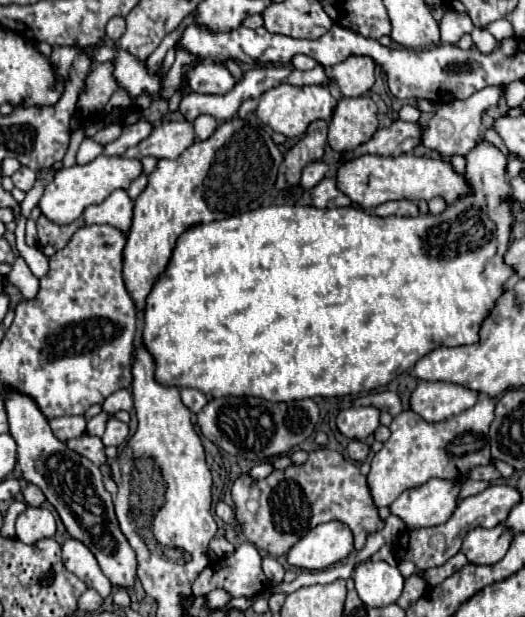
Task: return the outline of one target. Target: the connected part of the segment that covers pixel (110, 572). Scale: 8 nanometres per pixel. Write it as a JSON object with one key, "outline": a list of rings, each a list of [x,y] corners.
{"outline":[[[15,389],[3,391],[1,397],[9,419],[9,433],[17,441],[17,465],[23,479],[43,491],[47,501],[57,509],[69,535],[81,541],[95,555],[99,567],[113,585],[133,587],[137,569],[135,551],[119,529],[113,511],[113,499],[103,487],[99,467],[87,457],[71,451],[53,435],[47,417],[41,413],[33,397]]]}

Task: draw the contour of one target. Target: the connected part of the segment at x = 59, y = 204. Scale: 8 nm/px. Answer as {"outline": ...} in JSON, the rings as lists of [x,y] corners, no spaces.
{"outline":[[[97,157],[85,165],[73,165],[73,167],[61,167],[55,171],[53,181],[45,185],[45,191],[39,199],[41,215],[57,225],[69,225],[75,219],[81,217],[81,213],[89,205],[103,203],[115,189],[127,189],[129,183],[141,175],[141,163],[137,159],[121,159],[121,157]]]}

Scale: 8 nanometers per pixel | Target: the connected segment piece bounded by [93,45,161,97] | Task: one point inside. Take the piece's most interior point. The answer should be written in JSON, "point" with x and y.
{"point":[131,73]}

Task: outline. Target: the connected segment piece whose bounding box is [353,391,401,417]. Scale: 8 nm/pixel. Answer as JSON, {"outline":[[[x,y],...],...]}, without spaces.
{"outline":[[[381,391],[381,393],[367,393],[359,397],[353,405],[373,405],[379,411],[389,411],[393,417],[401,413],[401,399],[393,391]]]}

